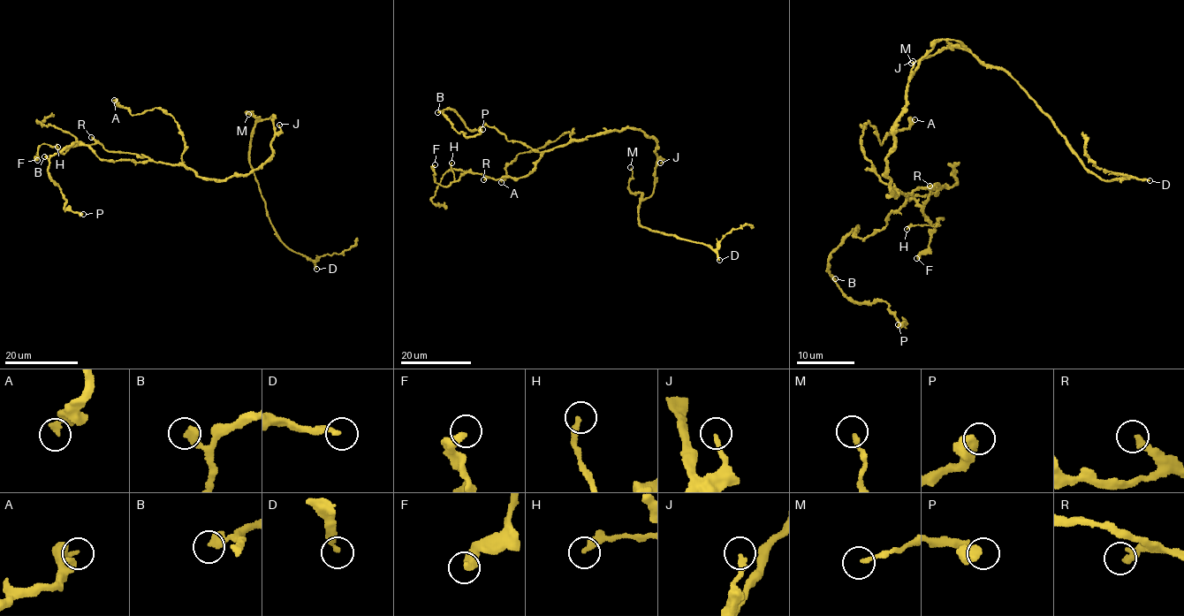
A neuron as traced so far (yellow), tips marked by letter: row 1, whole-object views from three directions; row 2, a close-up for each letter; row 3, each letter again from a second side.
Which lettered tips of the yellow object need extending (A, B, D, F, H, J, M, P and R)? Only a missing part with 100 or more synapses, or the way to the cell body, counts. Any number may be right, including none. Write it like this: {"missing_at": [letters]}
{"missing_at": ["D"]}

